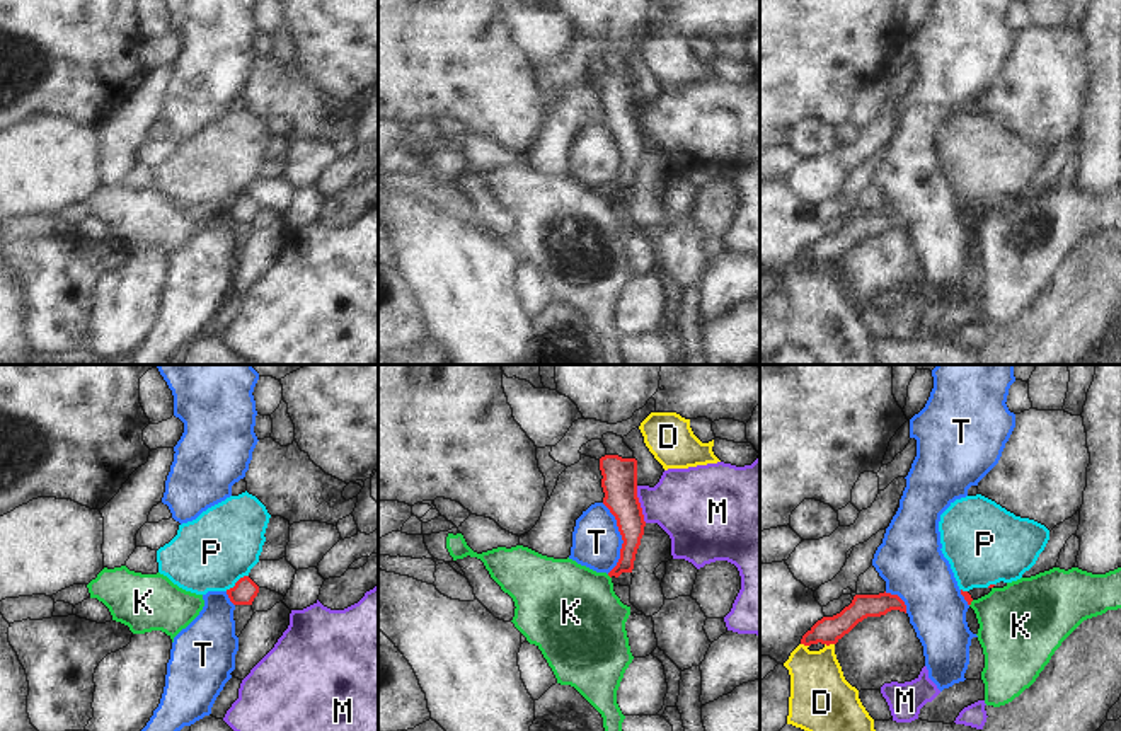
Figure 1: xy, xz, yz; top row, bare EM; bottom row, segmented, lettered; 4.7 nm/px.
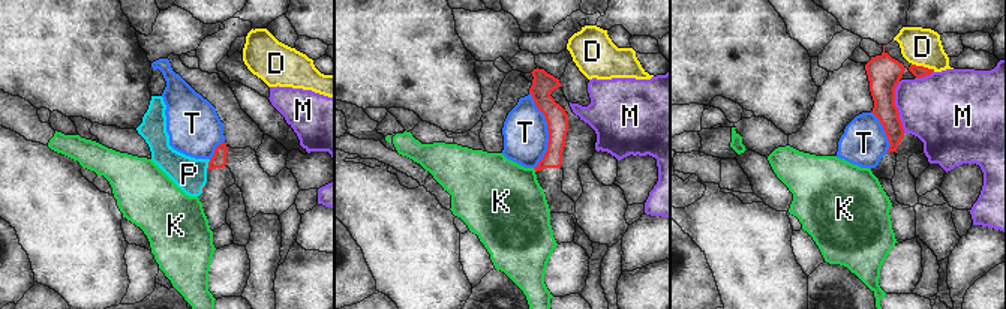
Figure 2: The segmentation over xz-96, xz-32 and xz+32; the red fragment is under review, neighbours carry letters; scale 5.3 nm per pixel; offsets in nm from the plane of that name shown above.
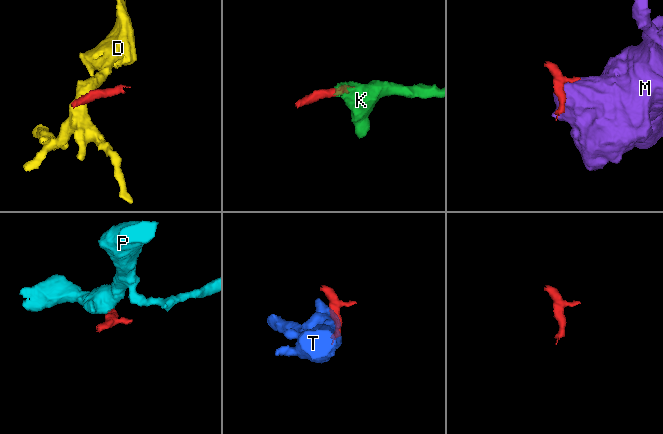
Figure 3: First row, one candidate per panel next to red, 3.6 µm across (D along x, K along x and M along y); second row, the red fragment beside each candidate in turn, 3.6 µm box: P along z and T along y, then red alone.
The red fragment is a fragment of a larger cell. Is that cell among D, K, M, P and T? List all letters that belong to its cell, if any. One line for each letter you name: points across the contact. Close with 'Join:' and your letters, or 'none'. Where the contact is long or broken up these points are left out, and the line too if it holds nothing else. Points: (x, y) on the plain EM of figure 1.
Join: none.

